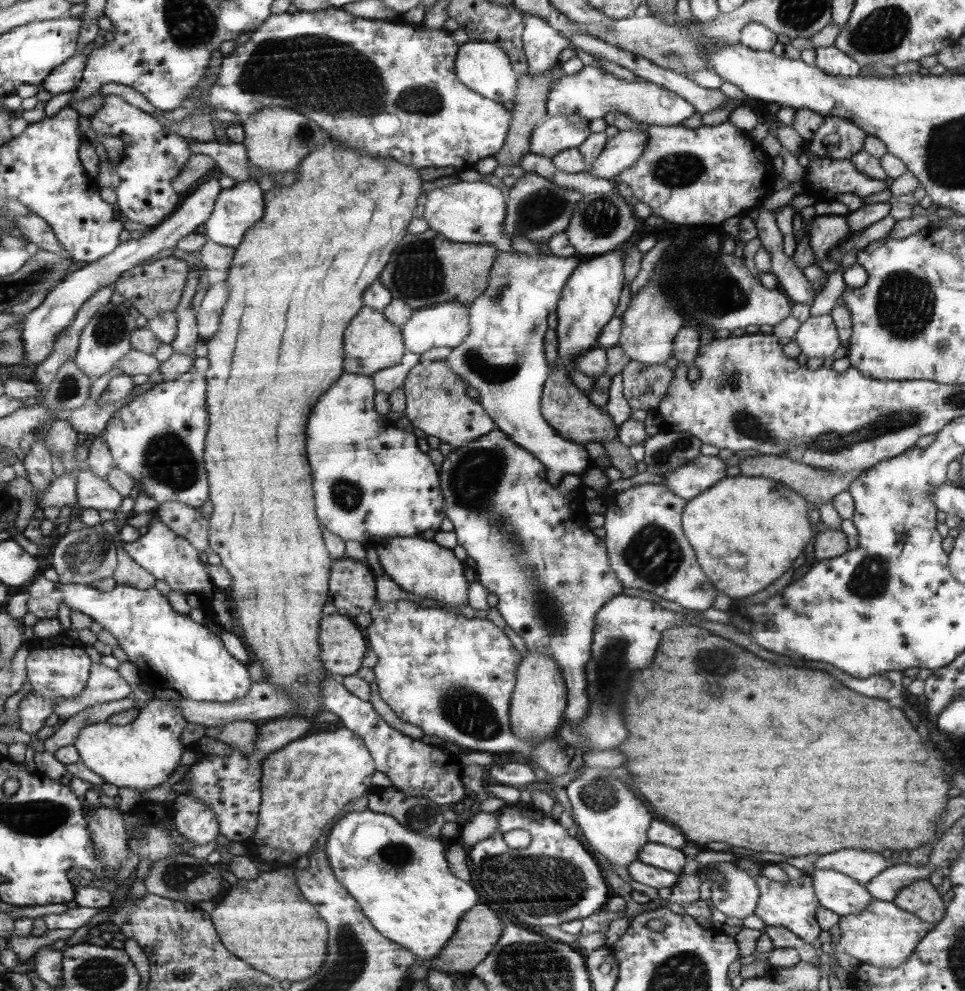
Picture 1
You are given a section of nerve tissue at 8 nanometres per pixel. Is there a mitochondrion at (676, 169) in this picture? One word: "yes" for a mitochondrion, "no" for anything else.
yes

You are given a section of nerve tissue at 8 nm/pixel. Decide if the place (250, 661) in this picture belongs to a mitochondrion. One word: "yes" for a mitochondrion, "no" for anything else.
no

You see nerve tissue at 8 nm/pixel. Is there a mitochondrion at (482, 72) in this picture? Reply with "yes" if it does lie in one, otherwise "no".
no

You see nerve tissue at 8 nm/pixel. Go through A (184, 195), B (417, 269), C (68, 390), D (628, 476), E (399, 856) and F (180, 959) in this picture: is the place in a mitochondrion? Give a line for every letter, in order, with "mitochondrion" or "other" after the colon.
A: other
B: mitochondrion
C: mitochondrion
D: other
E: mitochondrion
F: other

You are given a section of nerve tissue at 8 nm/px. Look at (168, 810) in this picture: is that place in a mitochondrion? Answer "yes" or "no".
no

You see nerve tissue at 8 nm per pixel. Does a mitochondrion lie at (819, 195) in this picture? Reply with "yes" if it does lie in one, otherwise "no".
no

